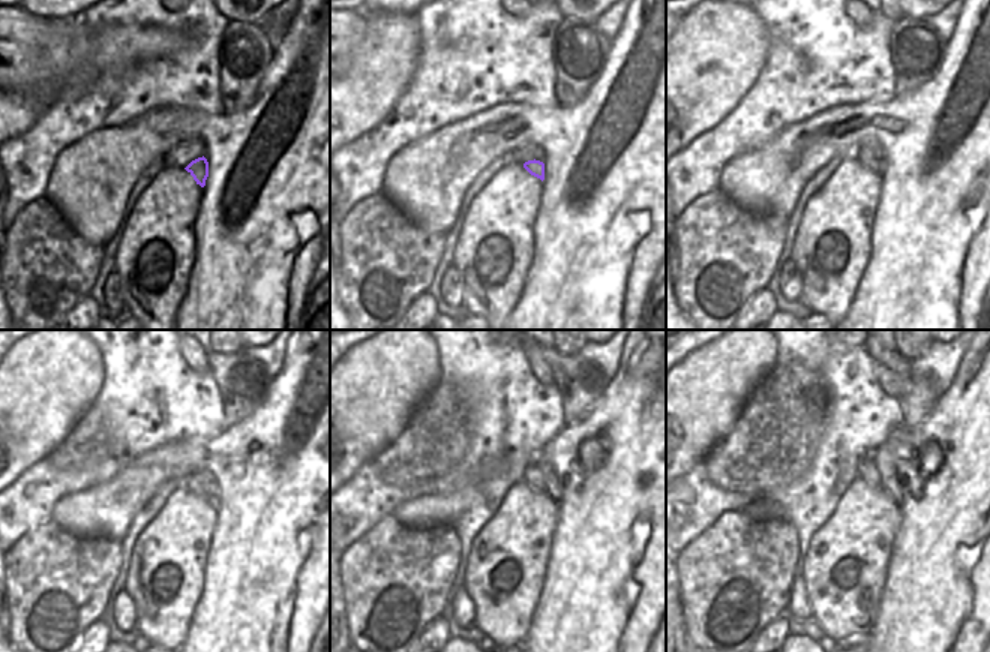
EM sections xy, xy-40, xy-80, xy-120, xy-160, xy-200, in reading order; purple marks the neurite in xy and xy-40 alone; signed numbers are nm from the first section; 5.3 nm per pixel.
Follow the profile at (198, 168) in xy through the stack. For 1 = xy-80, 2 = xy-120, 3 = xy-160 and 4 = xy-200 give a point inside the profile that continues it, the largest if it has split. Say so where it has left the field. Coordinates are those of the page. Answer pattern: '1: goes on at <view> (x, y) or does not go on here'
1: goes on at xy-80 (864, 153)
2: goes on at xy-120 (191, 483)
3: goes on at xy-160 (533, 475)
4: goes on at xy-200 (867, 469)

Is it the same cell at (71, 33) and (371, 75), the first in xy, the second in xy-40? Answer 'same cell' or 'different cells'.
different cells

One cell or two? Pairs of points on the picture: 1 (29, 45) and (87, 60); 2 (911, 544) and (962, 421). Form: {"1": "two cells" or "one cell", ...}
{"1": "one cell", "2": "one cell"}

